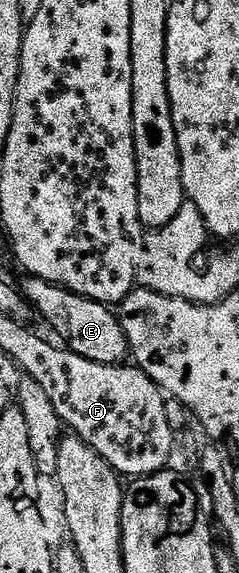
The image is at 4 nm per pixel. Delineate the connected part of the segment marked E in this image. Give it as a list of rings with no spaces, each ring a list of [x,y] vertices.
[[[26,275],[23,280],[19,284],[20,292],[30,301],[32,309],[44,316],[68,351],[103,365],[123,364],[130,357],[124,328],[120,325],[118,315],[108,305],[47,283],[36,276]]]

